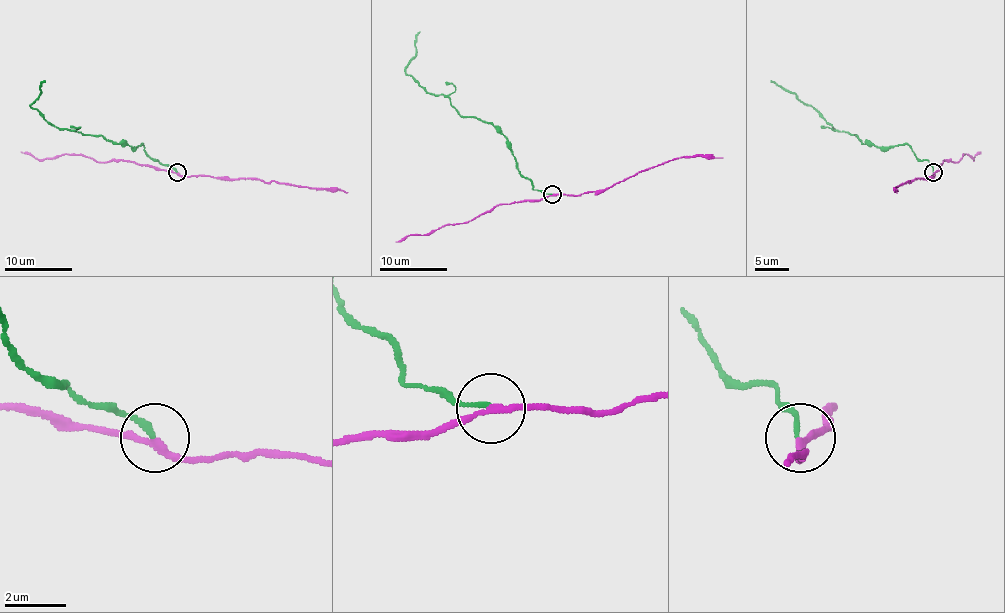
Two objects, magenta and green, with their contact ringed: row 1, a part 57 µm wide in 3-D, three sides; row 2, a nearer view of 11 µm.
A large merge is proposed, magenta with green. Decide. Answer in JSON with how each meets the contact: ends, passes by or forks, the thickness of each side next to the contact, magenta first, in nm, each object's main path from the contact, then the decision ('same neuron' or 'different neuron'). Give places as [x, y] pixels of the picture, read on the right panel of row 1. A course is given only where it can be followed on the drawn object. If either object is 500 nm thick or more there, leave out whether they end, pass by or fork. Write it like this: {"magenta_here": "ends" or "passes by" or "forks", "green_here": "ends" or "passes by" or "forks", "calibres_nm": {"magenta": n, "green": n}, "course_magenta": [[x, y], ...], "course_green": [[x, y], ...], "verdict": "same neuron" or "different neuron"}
{"magenta_here": "passes by", "green_here": "ends", "calibres_nm": {"magenta": 190, "green": 160}, "course_magenta": [[934, 171], [934, 176], [915, 178], [895, 188], [897, 192]], "course_green": [[932, 171], [929, 161], [919, 160], [907, 144], [880, 146], [836, 131], [811, 106], [771, 81]], "verdict": "different neuron"}

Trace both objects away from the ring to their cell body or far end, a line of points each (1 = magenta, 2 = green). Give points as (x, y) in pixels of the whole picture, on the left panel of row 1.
1: (176, 171), (183, 176), (255, 178), (348, 192)
2: (176, 171), (155, 160), (141, 144), (55, 128), (30, 106), (45, 81)

